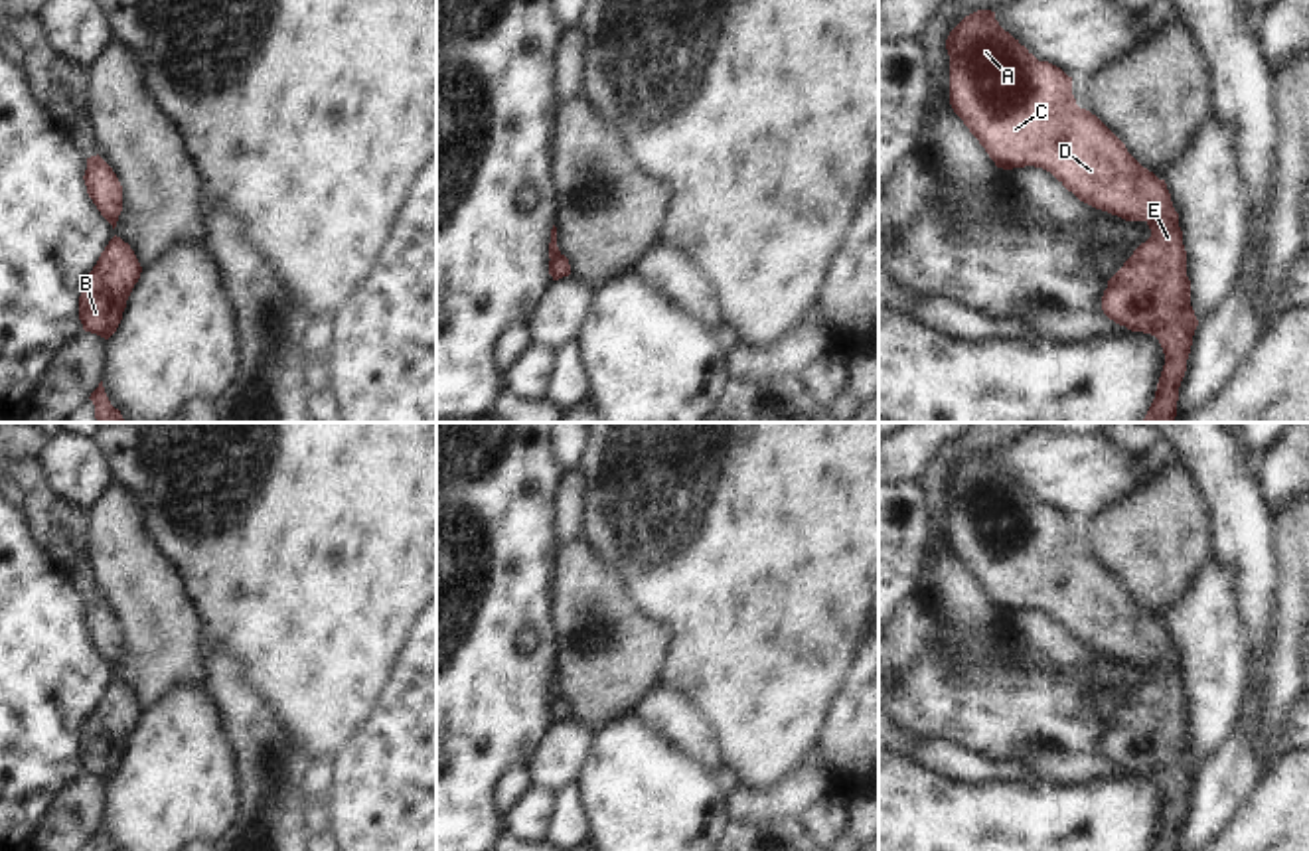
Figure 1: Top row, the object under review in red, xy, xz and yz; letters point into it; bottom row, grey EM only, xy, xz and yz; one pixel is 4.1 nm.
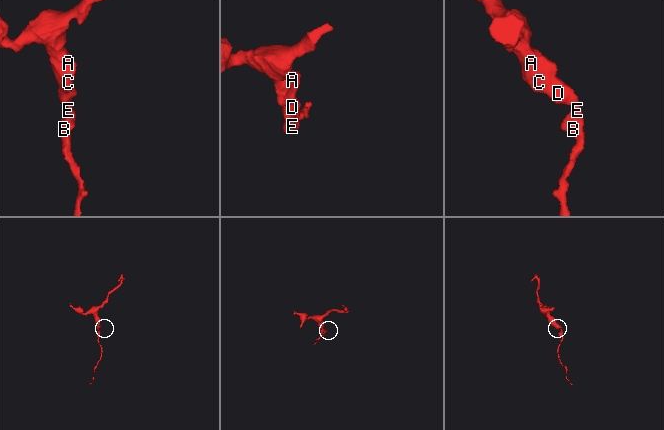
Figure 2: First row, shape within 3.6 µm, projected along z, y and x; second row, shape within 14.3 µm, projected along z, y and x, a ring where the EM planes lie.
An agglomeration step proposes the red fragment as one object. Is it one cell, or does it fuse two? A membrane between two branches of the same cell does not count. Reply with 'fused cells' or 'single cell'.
single cell

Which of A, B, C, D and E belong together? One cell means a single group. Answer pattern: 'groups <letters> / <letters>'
groups A B C D E

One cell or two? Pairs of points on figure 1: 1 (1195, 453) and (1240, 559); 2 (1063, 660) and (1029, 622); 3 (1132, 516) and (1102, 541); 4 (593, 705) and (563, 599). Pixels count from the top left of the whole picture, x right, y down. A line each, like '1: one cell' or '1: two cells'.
1: one cell
2: one cell
3: one cell
4: one cell

